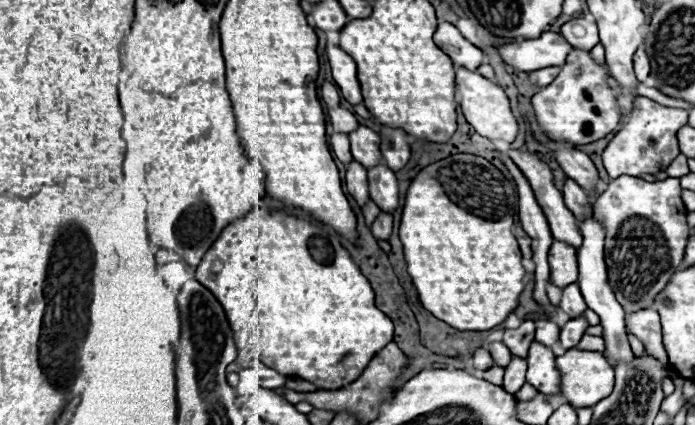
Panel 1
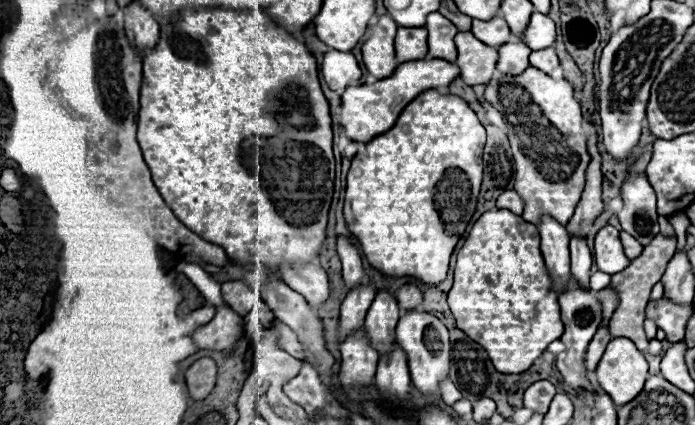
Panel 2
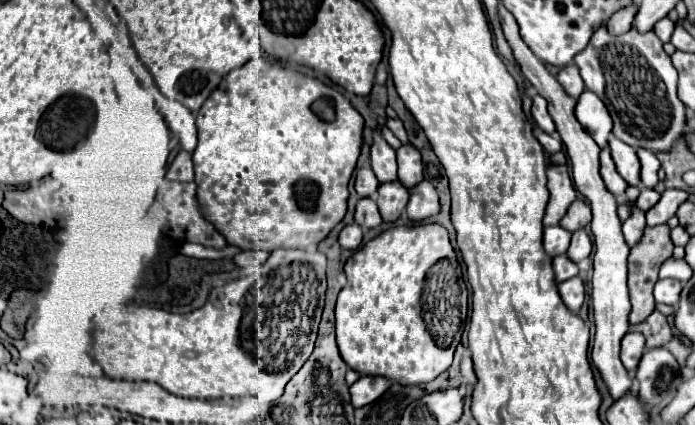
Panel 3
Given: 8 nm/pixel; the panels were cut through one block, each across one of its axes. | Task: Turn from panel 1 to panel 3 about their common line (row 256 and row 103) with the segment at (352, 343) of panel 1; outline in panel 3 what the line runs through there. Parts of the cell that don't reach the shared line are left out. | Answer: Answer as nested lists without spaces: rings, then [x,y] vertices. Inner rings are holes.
[[[258,56],[248,60],[240,68],[230,70],[220,80],[216,90],[206,98],[206,102],[198,110],[196,128],[198,128],[198,146],[194,150],[194,170],[196,170],[196,184],[198,184],[198,202],[204,216],[218,228],[218,232],[226,236],[228,244],[240,246],[242,250],[268,250],[270,254],[276,248],[308,248],[310,244],[316,246],[318,242],[322,242],[328,236],[328,232],[344,218],[346,202],[348,202],[348,182],[356,168],[360,148],[362,148],[364,118],[350,104],[350,100],[330,84],[324,84],[318,78],[310,78],[302,72],[286,68],[268,56]]]

